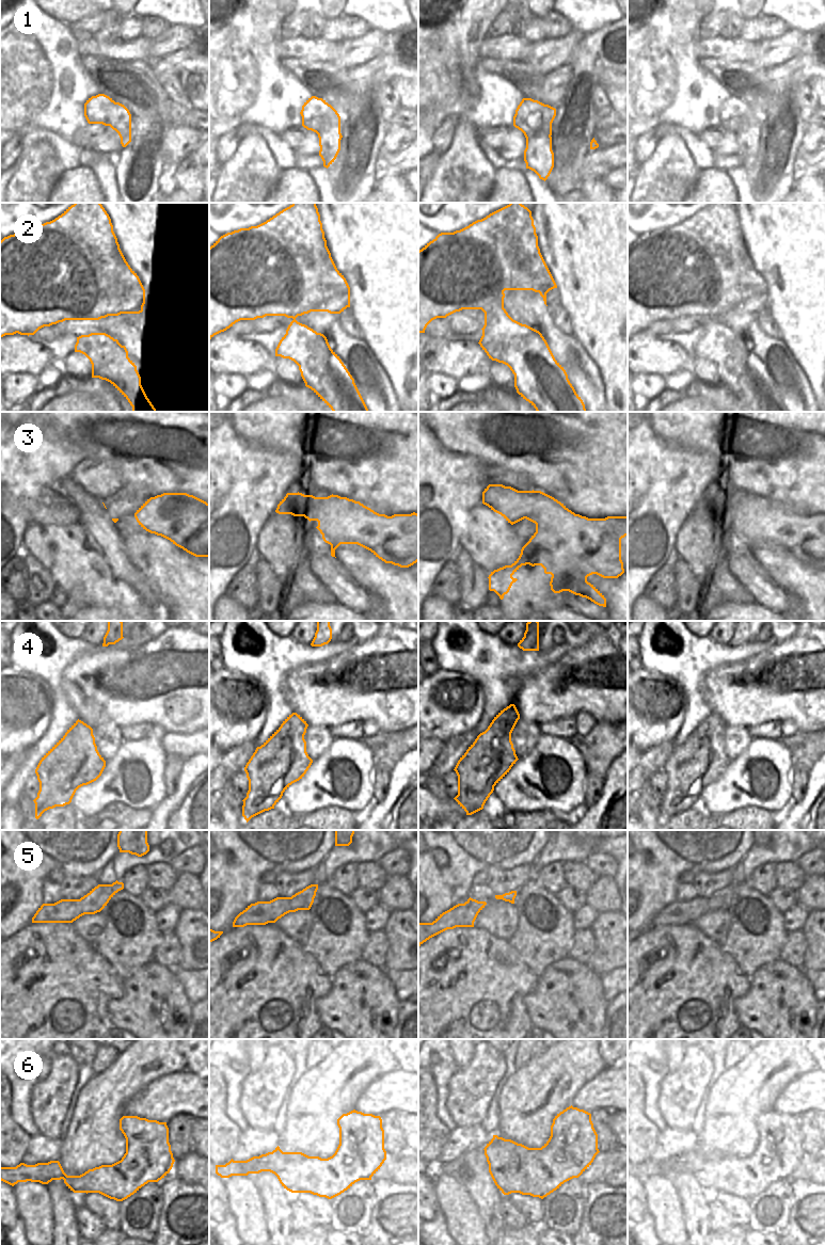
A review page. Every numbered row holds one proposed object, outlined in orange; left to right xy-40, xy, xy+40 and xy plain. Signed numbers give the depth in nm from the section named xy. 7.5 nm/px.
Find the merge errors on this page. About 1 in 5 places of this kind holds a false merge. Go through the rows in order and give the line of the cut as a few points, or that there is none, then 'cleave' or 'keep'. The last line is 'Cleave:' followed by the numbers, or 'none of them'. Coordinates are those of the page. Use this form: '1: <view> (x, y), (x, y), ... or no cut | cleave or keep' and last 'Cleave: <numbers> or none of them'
1: xy (333, 108), (326, 116), (321, 129), (317, 133) | cleave
2: no cut | keep
3: no cut | keep
4: no cut | keep
5: no cut | keep
6: no cut | keep
Cleave: 1

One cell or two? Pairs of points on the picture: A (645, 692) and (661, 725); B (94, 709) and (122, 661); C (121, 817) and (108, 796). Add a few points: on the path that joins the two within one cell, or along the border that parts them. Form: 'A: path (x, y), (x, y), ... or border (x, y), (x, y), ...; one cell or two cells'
A: path (646, 701), (647, 707), (656, 717); one cell
B: path (111, 698), (126, 698), (130, 695), (123, 679); one cell
C: border (137, 808), (113, 802), (90, 815); two cells

